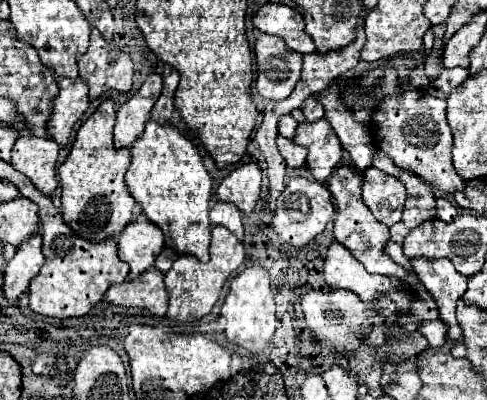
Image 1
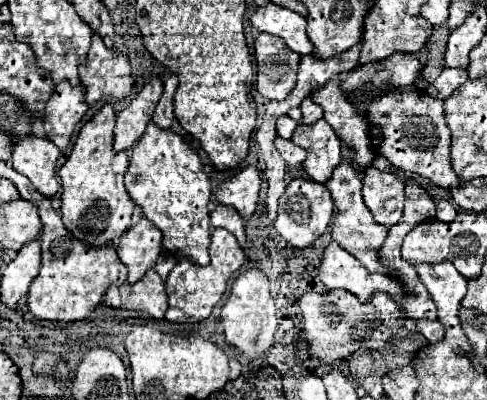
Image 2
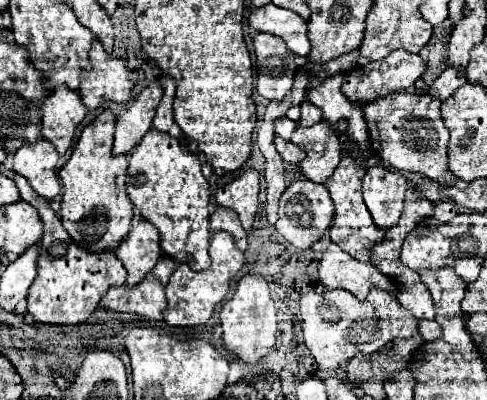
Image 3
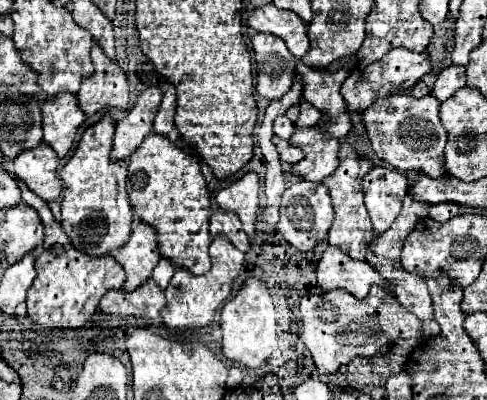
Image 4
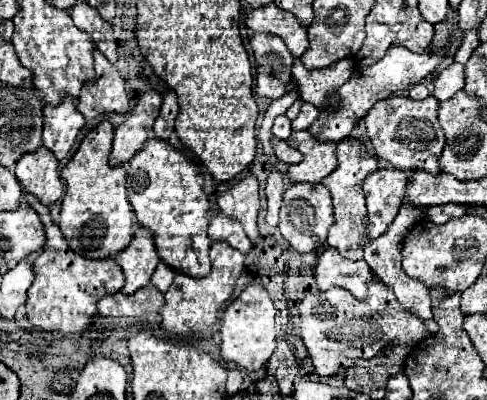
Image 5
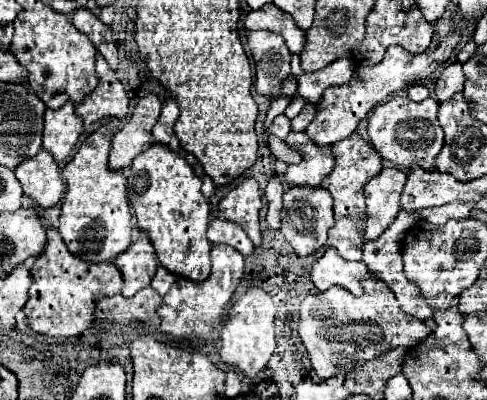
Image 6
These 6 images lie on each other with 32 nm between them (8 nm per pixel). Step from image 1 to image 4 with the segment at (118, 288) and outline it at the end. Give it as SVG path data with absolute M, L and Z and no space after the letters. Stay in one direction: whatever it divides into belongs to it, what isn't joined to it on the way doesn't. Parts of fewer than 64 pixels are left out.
M150 278L148 284L136 288L134 292L124 292L124 290L108 292L100 300L98 310L114 316L138 316L150 320L152 324L162 324L160 310L164 308L164 304L166 304L164 292Z

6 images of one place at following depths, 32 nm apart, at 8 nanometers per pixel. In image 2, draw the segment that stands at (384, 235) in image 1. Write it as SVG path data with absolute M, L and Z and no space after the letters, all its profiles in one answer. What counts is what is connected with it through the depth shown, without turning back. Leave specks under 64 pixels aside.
M342 160L340 166L330 176L330 180L326 182L326 188L330 190L334 206L336 206L336 218L334 218L334 224L332 224L332 240L338 242L354 258L358 258L370 272L388 274L390 270L386 266L382 266L382 262L378 258L378 248L386 240L388 230L382 230L374 222L372 214L368 212L368 208L366 208L366 204L362 200L362 178L364 178L362 168L358 168L350 160Z

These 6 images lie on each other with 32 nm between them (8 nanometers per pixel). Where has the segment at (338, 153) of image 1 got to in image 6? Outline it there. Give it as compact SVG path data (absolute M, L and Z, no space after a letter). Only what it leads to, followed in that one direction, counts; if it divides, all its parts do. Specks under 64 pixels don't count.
M290 132L286 144L300 152L302 162L286 168L284 180L290 186L310 186L318 188L322 178L334 168L334 158L330 146L316 146L304 132Z

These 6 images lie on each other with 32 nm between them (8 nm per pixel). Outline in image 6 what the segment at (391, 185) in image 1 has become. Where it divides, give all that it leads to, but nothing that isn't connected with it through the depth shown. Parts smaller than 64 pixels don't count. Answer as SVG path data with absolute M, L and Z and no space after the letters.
M384 168L364 186L366 222L362 226L366 240L376 240L398 216L398 202L404 190L406 172L400 168Z

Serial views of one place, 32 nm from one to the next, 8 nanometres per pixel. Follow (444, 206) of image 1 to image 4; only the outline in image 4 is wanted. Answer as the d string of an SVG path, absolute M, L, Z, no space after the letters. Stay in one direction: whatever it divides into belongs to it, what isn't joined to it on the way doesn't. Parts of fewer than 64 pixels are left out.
M438 204L430 208L430 218L436 222L446 222L458 214L460 214L460 208L456 204Z

